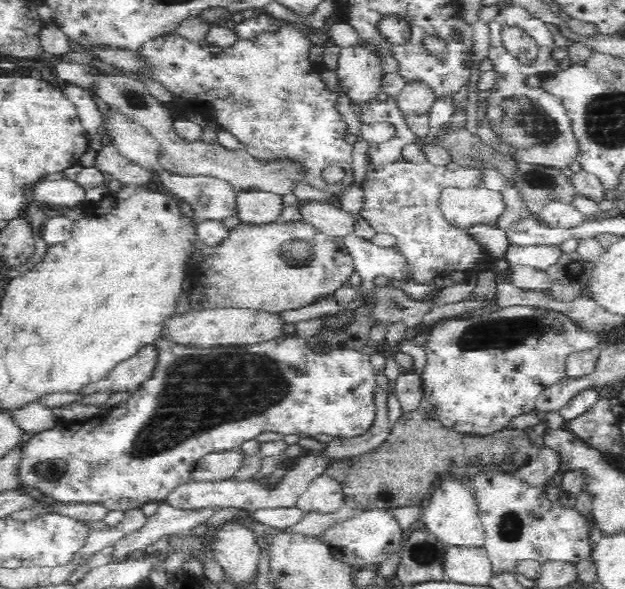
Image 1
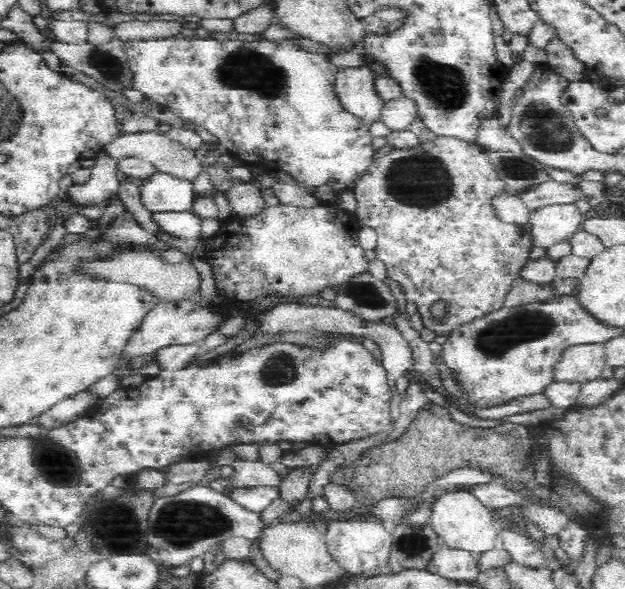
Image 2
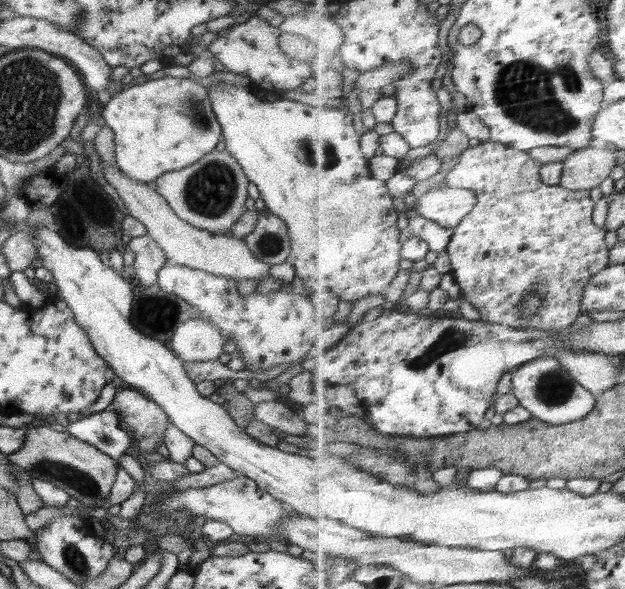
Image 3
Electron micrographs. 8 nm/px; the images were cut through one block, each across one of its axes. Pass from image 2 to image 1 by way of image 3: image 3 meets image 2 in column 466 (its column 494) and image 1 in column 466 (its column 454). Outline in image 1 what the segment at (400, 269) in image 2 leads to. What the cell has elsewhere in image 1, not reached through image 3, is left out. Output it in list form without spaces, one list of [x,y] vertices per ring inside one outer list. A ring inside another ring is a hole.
[[[397,162],[392,166],[368,168],[362,189],[364,204],[360,215],[377,234],[392,235],[397,239],[396,250],[410,263],[413,280],[441,288],[463,282],[478,272],[474,266],[484,267],[494,260],[486,257],[478,245],[470,239],[466,229],[454,229],[438,211],[440,191],[448,187],[472,188],[481,186],[477,171],[461,168],[454,162],[448,166],[433,166],[429,162],[414,164]]]

